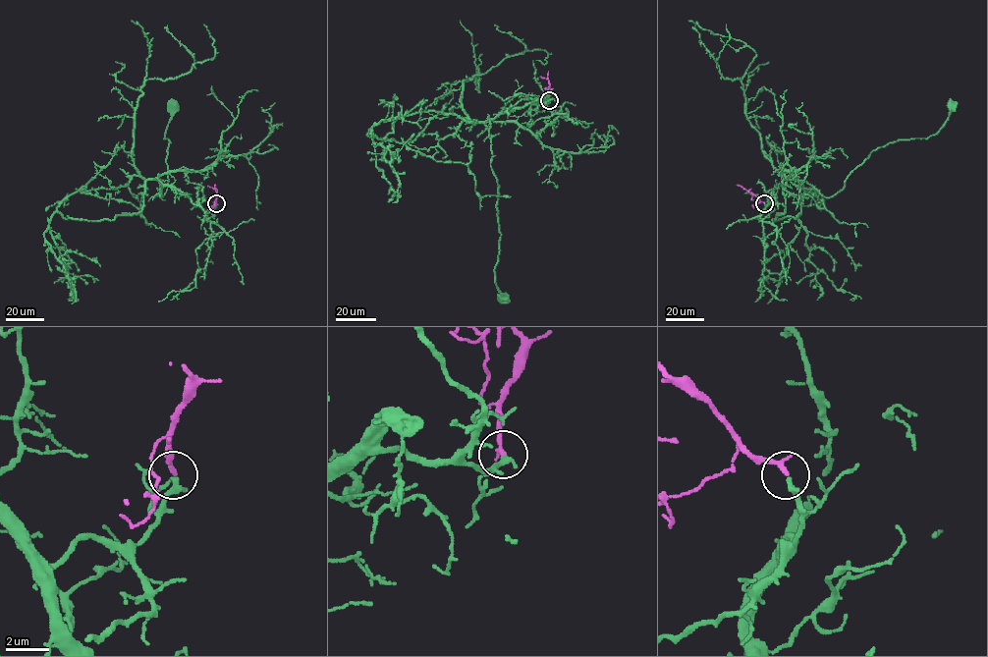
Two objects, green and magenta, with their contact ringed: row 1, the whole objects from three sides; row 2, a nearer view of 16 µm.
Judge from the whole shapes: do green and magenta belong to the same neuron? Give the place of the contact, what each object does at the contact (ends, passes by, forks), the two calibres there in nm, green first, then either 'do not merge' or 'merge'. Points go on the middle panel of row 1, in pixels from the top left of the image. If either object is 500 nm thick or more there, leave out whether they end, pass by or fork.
(549, 100) | green ends | magenta ends | 280/240 nm | merge

